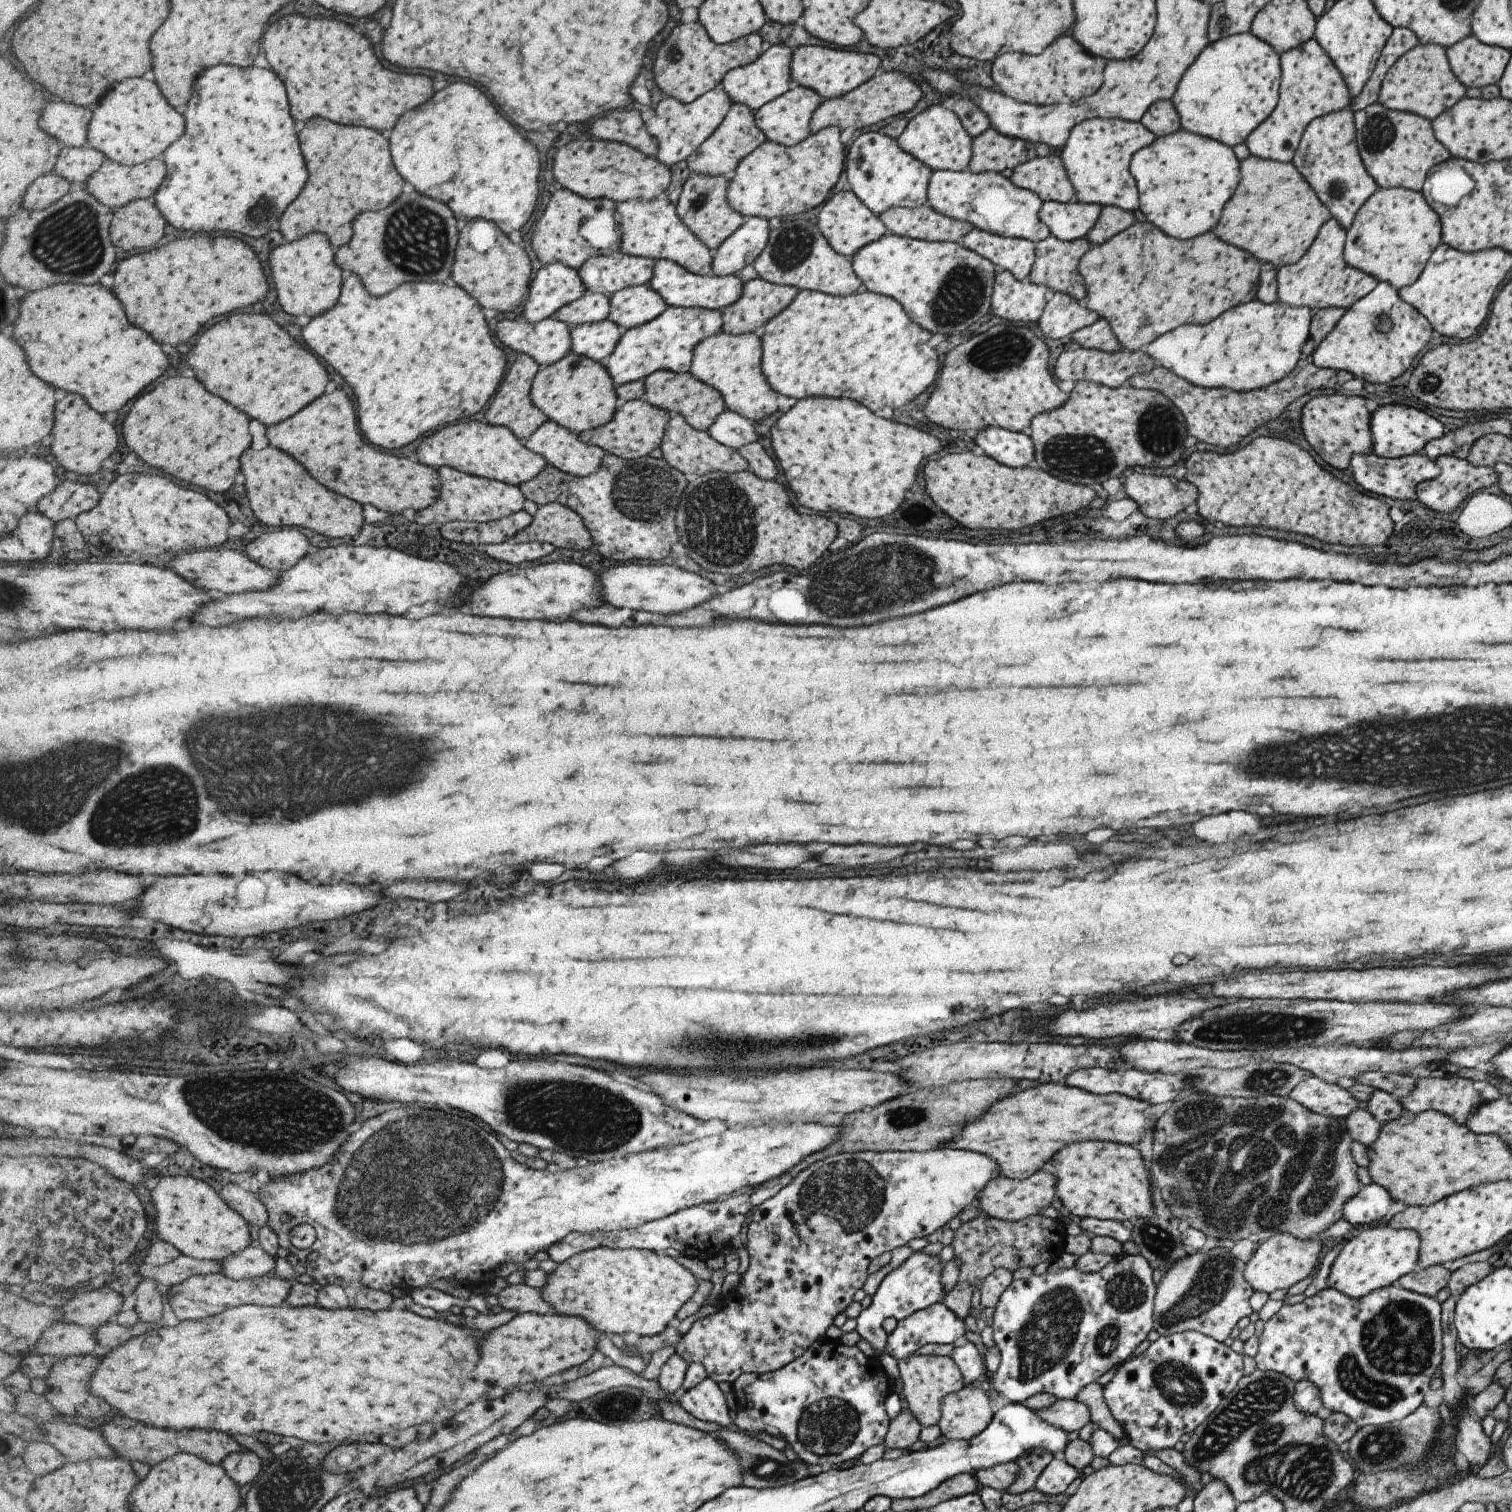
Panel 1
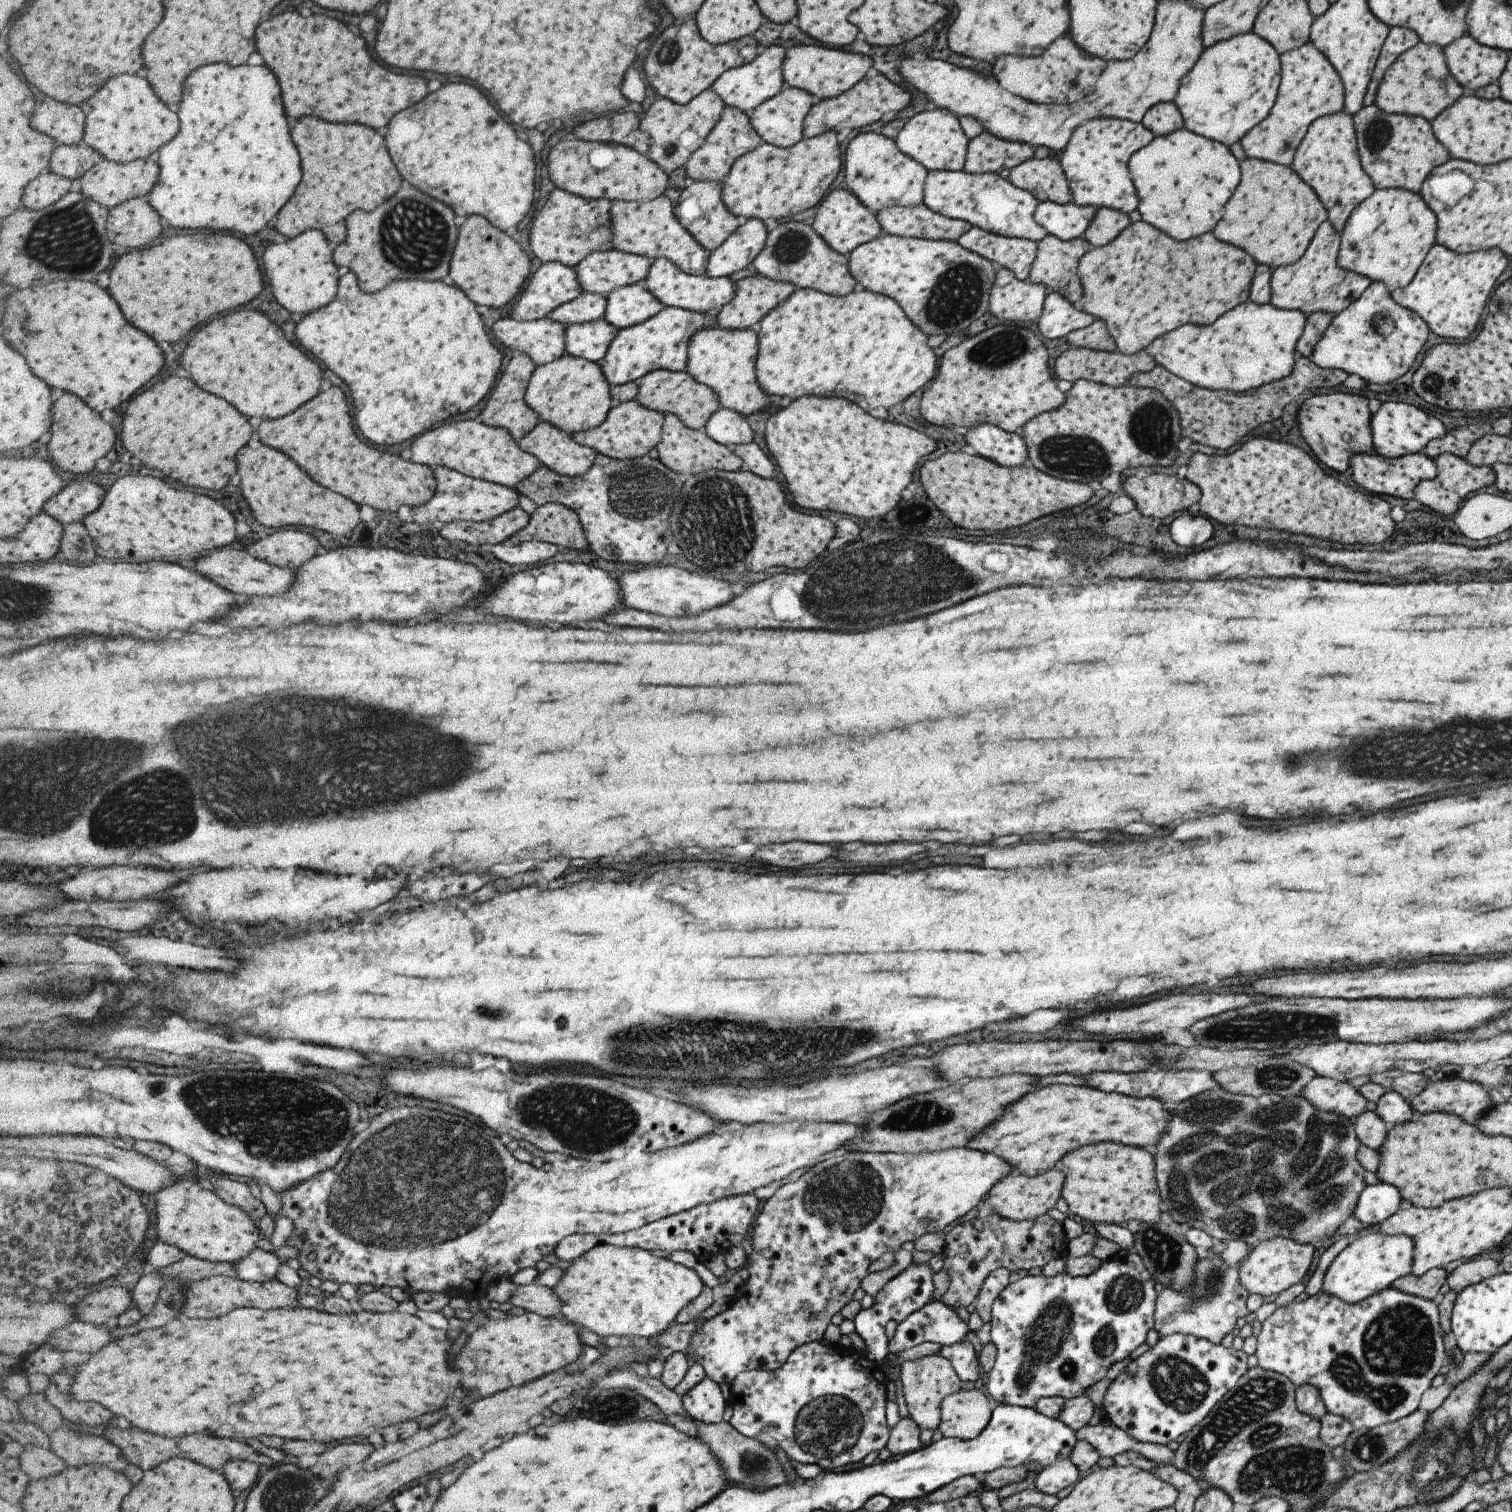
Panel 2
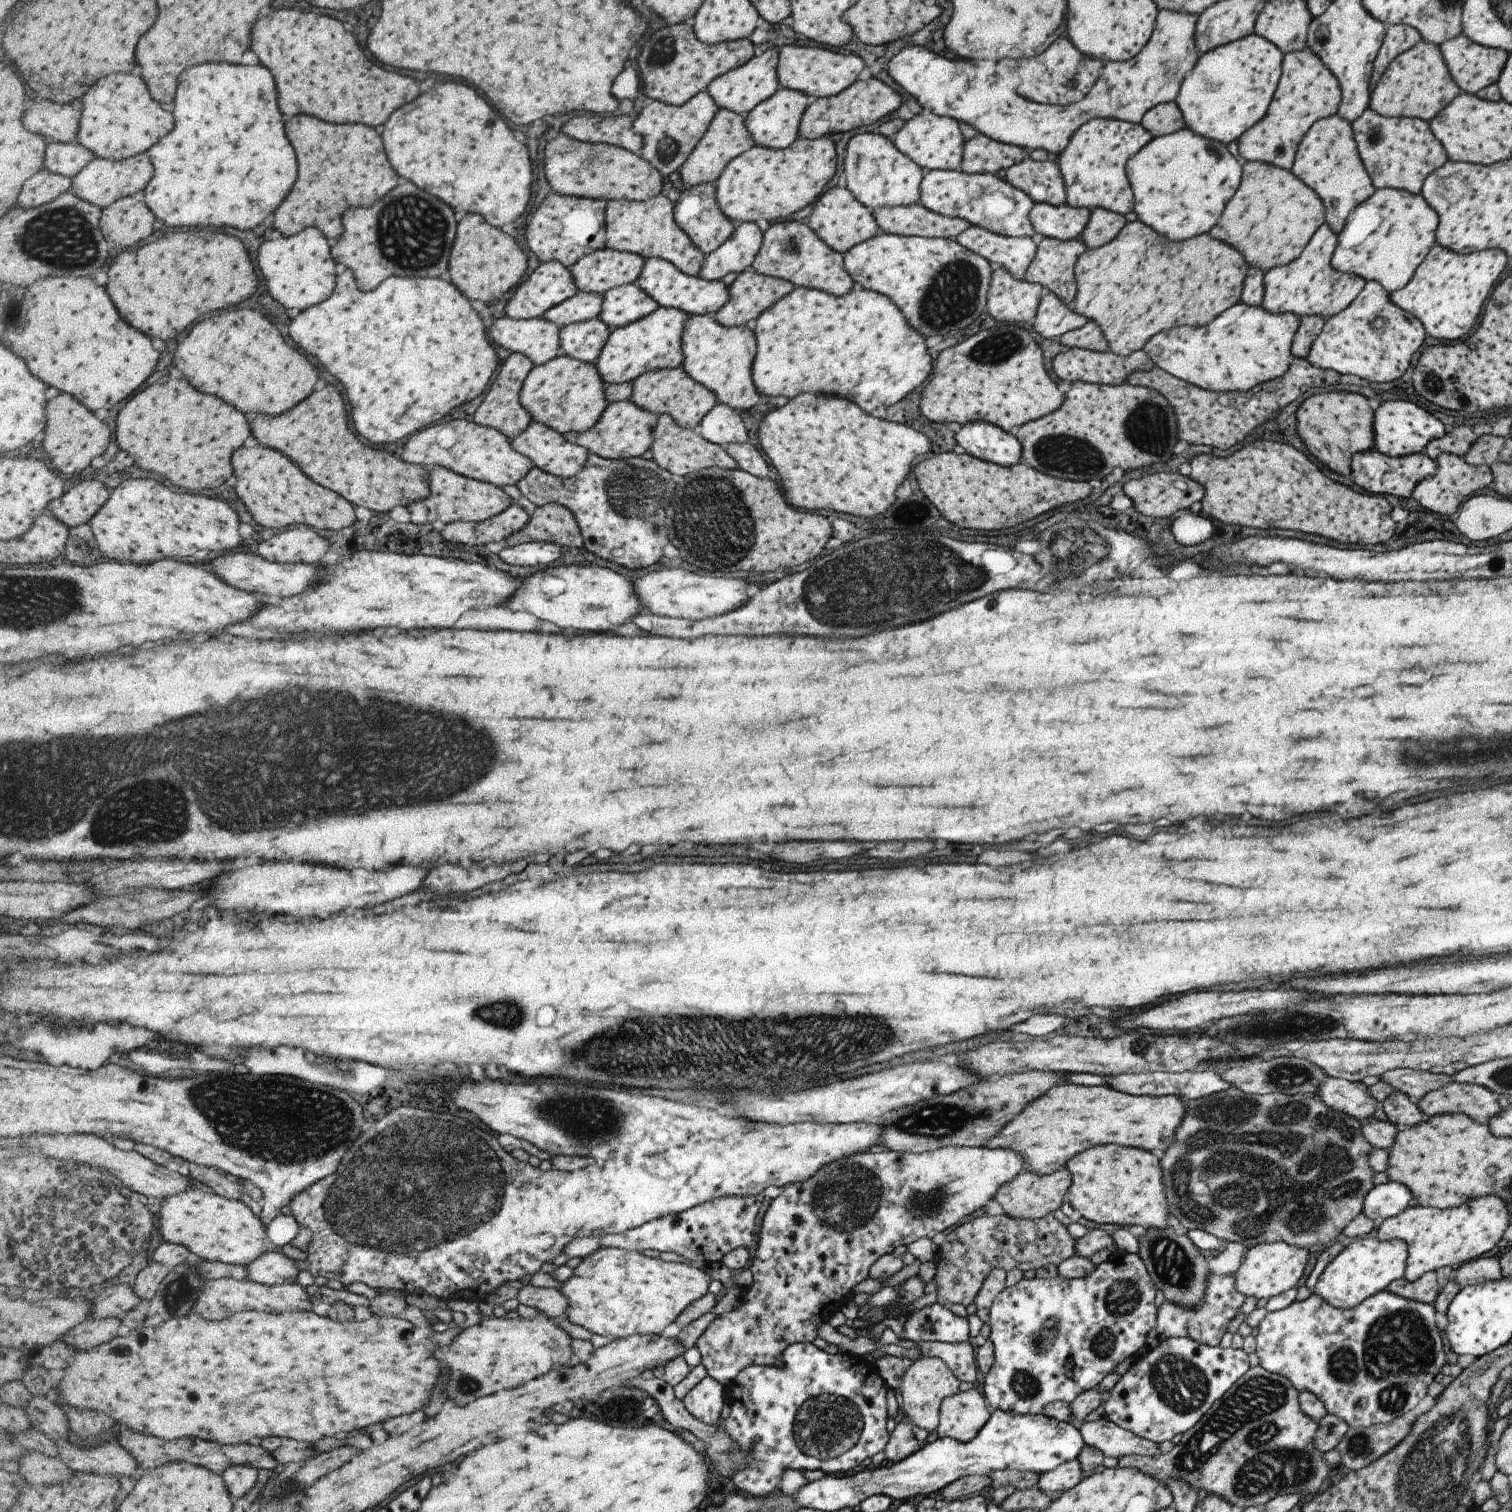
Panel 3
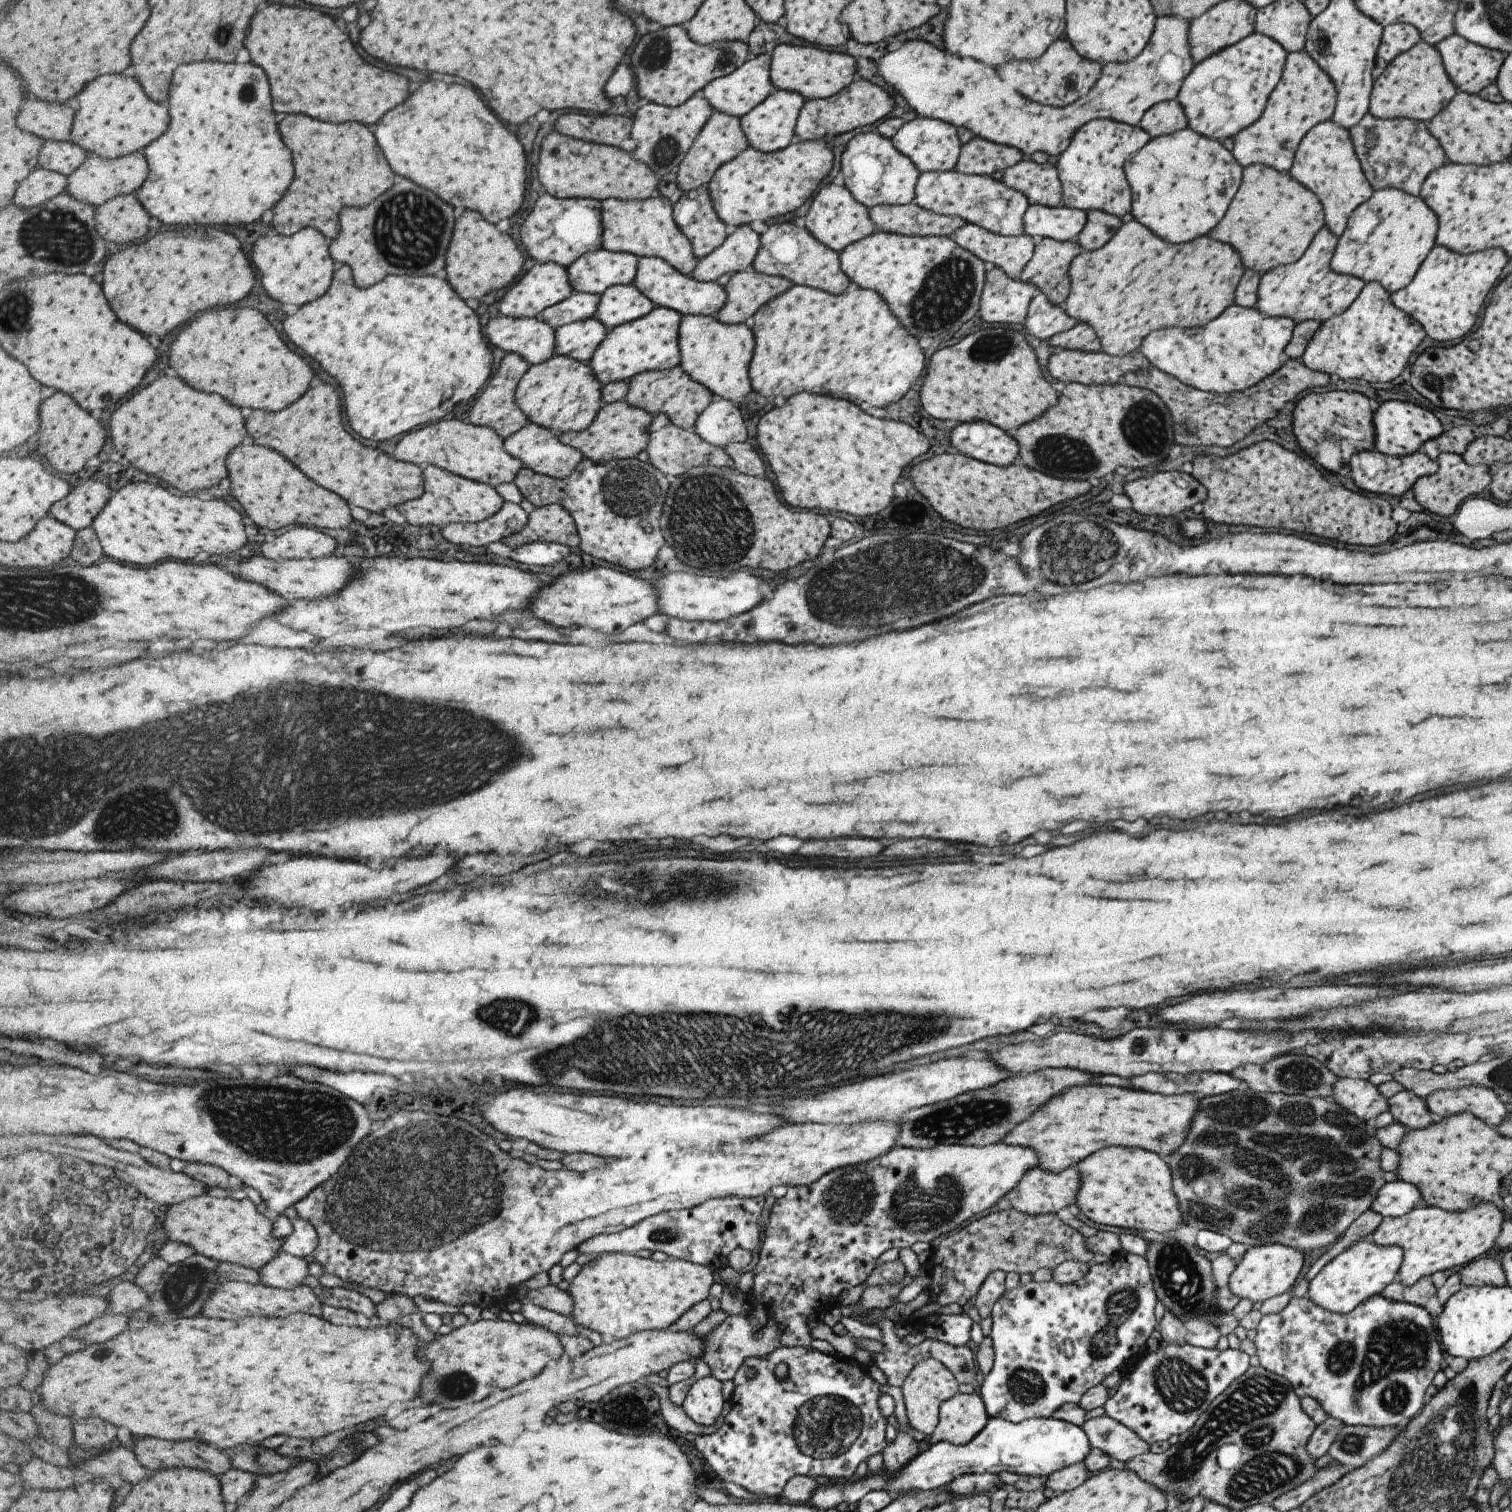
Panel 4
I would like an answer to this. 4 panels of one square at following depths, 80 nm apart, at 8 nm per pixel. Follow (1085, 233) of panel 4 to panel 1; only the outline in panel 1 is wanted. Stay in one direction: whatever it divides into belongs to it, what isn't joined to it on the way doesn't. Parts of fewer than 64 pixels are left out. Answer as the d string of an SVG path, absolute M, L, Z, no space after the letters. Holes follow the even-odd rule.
M1114 206L1101 207L1100 215L1086 234L1087 240L1093 245L1101 244L1133 223L1132 211L1124 211Z

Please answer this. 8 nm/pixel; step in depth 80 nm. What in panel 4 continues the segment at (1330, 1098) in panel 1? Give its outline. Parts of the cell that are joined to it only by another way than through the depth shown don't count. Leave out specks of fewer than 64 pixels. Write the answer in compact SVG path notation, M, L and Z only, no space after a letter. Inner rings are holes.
M1343 1077L1335 1080L1331 1088L1333 1098L1329 1100L1339 1104L1359 1120L1371 1123L1378 1114L1389 1110L1387 1098L1381 1096L1376 1086L1367 1080Z

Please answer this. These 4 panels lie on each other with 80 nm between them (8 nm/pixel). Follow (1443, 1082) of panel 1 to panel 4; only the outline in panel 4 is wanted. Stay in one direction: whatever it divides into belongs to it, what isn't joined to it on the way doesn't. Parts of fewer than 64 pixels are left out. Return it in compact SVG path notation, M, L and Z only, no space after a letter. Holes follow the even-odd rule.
M1471 1085L1453 1090L1431 1092L1424 1100L1429 1113L1436 1119L1461 1113L1470 1113L1488 1126L1497 1128L1509 1114L1505 1101L1489 1088Z

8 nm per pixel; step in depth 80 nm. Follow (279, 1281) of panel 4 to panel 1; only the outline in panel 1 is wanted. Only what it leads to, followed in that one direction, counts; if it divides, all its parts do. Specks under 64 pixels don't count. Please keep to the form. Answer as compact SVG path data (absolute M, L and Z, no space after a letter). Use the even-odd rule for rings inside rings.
M254 1243L246 1251L239 1252L237 1256L227 1256L227 1260L221 1261L223 1272L234 1280L253 1280L273 1274L277 1258L271 1256L267 1250L263 1250Z

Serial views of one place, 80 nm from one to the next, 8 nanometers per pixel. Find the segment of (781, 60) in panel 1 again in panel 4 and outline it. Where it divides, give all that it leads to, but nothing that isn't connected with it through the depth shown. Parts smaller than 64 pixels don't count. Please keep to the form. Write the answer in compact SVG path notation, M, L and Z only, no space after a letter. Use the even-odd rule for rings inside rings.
M759 54L759 56L750 56L742 68L735 70L735 73L725 77L713 80L704 88L702 94L707 97L709 104L717 112L725 112L731 116L737 116L741 119L747 115L754 107L763 103L775 90L770 81L770 54Z

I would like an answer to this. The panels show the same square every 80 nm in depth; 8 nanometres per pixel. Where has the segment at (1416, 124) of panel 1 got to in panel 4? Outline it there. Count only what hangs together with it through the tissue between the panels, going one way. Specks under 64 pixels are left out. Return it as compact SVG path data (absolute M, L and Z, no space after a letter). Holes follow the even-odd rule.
M1367 113L1355 126L1349 128L1348 134L1356 158L1359 160L1362 172L1372 191L1392 187L1405 192L1405 194L1418 196L1425 178L1447 162L1443 150L1439 147L1437 140L1429 134L1426 124L1417 120L1405 118L1377 119Z

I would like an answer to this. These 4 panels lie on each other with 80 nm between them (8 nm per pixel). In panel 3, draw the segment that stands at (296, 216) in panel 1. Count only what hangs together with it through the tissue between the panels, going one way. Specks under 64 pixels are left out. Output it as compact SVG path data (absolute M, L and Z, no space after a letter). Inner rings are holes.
M301 114L287 122L287 136L291 136L291 144L299 152L303 180L299 180L299 188L287 196L277 212L275 226L285 237L295 236L305 226L317 226L330 242L336 243L345 232L341 222L345 210L357 206L369 208L399 186L399 174L393 170L383 148L383 138L375 128L365 124L329 124Z

